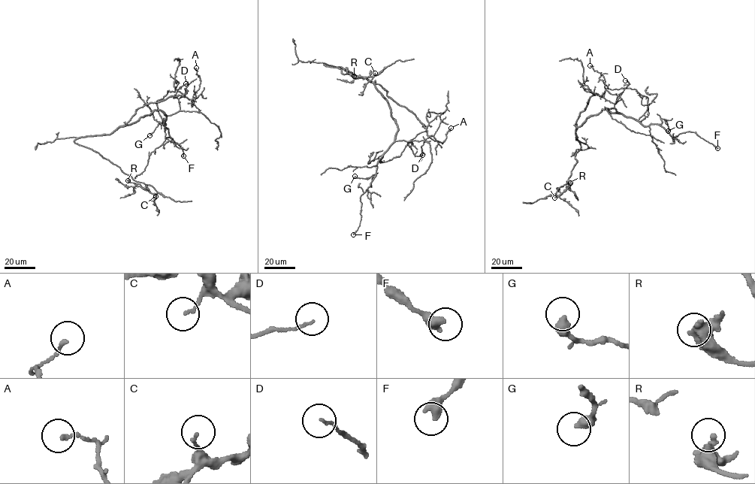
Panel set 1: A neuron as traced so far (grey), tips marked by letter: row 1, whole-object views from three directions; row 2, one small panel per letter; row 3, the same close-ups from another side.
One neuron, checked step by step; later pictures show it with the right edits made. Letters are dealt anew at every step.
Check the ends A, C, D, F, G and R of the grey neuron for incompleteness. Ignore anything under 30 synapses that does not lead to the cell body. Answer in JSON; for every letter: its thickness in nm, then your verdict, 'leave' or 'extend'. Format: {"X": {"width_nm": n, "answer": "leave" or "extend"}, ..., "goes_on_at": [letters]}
{"A": {"width_nm": 160, "answer": "leave"}, "C": {"width_nm": 120, "answer": "leave"}, "D": {"width_nm": 100, "answer": "leave"}, "F": {"width_nm": 440, "answer": "leave"}, "G": {"width_nm": 440, "answer": "leave"}, "R": {"width_nm": 400, "answer": "leave"}, "goes_on_at": []}

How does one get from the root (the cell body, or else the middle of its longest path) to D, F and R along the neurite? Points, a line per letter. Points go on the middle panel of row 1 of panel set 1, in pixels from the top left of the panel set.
D: (360, 77), (373, 84), (388, 102), (397, 128), (395, 140), (412, 141), (408, 145), (413, 153), (422, 155)
F: (360, 77), (385, 98), (397, 129), (360, 196), (360, 220), (353, 234)
R: (360, 77), (340, 68), (324, 65), (339, 68), (343, 74), (364, 77), (377, 74), (363, 79), (354, 76)

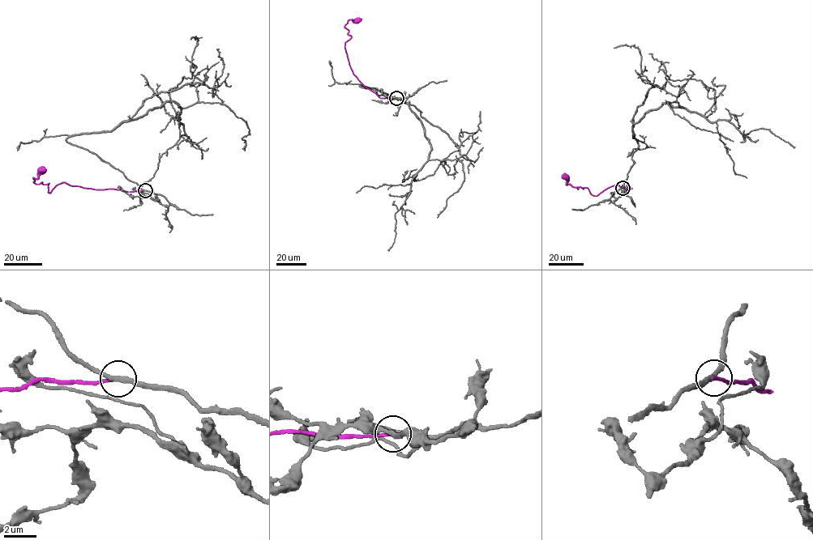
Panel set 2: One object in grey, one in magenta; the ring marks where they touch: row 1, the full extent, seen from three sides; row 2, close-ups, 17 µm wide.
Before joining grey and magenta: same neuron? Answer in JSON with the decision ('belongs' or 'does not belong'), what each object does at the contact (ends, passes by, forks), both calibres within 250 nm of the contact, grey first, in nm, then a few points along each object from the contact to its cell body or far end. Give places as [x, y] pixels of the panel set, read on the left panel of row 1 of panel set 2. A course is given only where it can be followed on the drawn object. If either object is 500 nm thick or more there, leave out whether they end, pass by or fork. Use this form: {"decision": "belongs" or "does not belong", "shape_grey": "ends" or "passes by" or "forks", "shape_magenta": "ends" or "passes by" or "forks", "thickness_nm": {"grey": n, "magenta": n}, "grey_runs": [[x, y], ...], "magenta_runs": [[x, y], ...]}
{"decision": "does not belong", "shape_grey": "passes by", "shape_magenta": "ends", "thickness_nm": {"grey": 280, "magenta": 240}, "grey_runs": [[145, 190], [66, 139], [168, 101], [178, 117], [169, 92], [191, 78], [186, 56]], "magenta_runs": [[145, 190], [93, 189], [64, 182], [49, 193], [49, 183], [33, 182], [40, 170]]}

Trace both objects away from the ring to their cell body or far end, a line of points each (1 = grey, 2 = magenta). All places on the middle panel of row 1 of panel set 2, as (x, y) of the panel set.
1: (396, 98), (360, 86), (404, 102), (420, 120), (431, 148), (413, 180), (433, 175), (456, 146)
2: (396, 98), (380, 98), (363, 85), (353, 71), (344, 47), (351, 37), (344, 27), (348, 20), (357, 19)

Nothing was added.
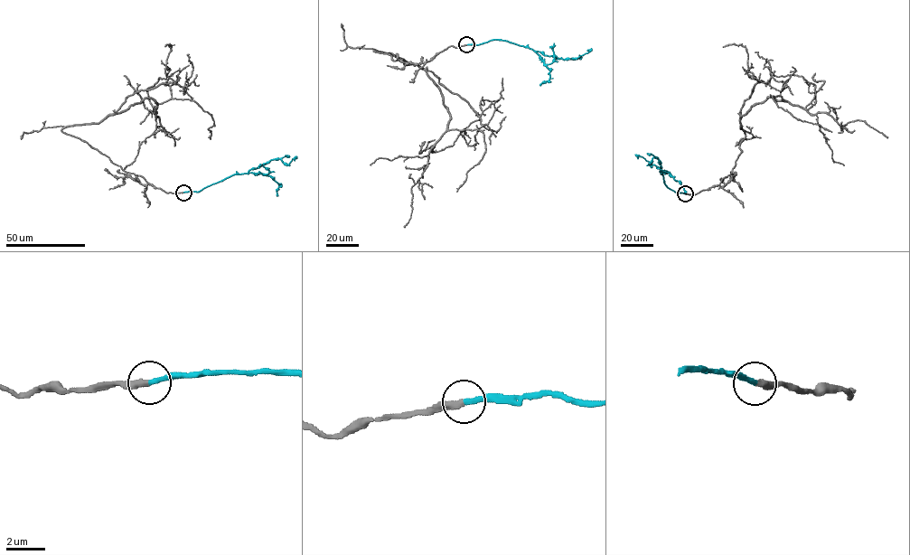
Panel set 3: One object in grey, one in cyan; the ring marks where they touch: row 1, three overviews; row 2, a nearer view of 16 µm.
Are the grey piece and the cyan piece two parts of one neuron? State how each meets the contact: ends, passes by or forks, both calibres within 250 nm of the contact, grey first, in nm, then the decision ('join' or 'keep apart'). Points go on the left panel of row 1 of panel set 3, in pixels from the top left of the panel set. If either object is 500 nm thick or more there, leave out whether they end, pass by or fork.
grey ends there; cyan ends there; 360 nm thick on the grey side, 260 nm on the other; join

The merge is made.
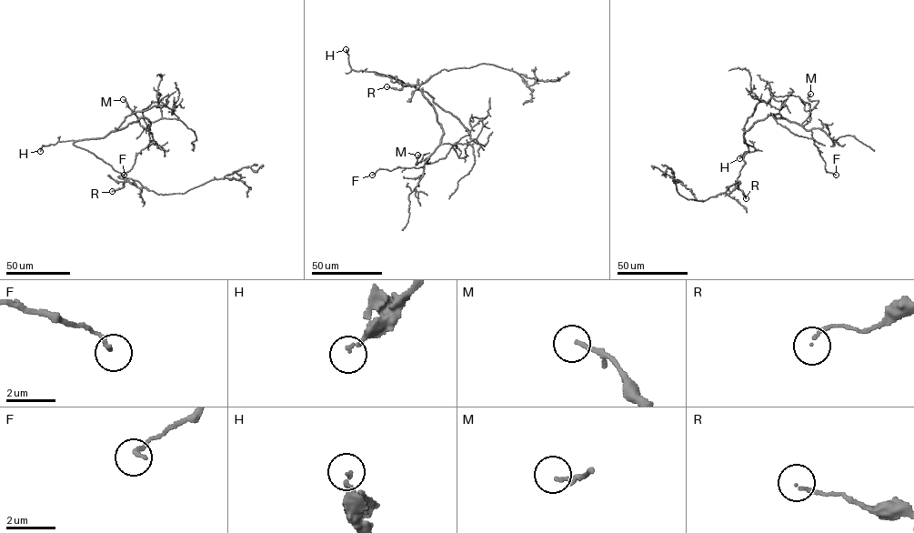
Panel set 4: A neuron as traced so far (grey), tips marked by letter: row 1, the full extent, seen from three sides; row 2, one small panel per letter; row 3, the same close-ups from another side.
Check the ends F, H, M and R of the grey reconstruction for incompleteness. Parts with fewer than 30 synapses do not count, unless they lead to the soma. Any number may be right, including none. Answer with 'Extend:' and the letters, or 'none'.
Extend: H

